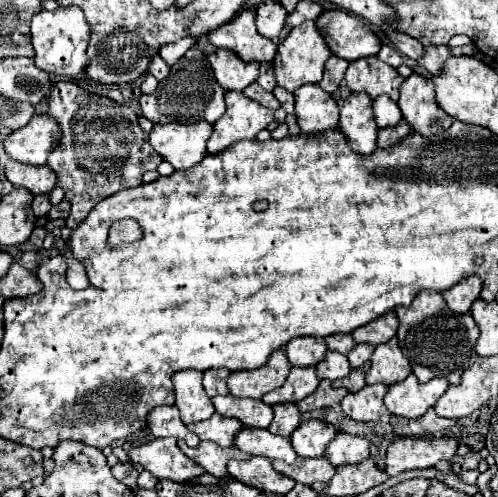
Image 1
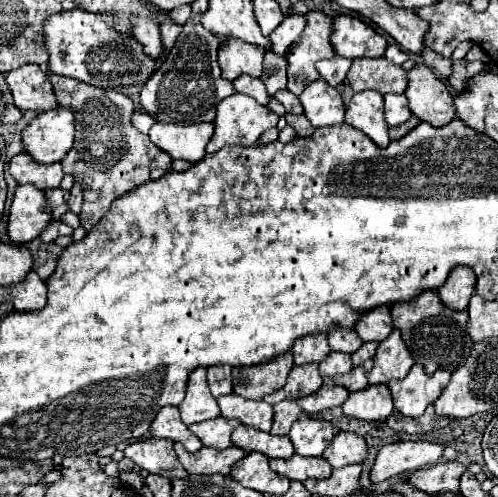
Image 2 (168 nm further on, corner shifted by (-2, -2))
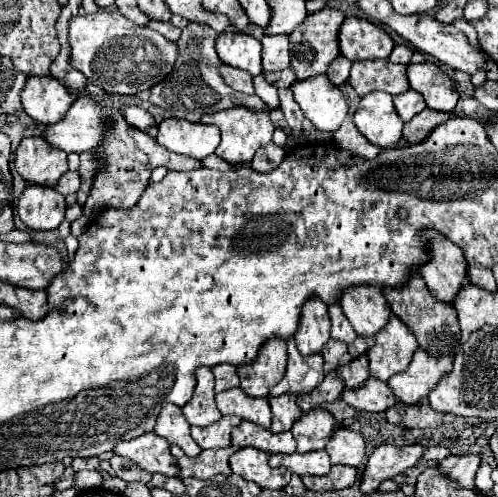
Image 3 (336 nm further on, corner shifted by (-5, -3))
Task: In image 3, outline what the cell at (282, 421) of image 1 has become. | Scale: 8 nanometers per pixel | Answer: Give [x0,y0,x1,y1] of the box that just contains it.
[269,393,303,433]

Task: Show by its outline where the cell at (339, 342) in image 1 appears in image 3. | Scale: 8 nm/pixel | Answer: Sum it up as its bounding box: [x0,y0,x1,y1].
[329,305,357,343]

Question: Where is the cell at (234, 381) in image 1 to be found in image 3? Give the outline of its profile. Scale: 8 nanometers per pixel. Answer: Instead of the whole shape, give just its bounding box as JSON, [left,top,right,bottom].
[239,339,287,397]

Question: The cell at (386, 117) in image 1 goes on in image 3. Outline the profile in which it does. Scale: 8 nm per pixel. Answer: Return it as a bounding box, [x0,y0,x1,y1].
[393,89,425,123]

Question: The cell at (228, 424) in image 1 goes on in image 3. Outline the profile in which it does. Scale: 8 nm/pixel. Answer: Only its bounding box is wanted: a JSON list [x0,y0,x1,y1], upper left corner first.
[191,415,243,449]

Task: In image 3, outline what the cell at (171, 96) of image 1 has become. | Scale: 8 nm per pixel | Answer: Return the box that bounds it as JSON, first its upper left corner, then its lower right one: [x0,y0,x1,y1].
[143,23,267,121]

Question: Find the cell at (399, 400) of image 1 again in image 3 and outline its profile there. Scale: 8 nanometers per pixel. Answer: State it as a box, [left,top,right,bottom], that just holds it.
[389,349,453,405]

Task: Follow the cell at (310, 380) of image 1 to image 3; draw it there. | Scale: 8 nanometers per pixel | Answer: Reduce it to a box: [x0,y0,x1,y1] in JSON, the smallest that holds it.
[269,337,325,397]

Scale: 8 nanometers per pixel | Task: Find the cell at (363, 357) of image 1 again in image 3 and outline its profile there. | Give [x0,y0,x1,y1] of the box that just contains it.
[349,337,373,359]

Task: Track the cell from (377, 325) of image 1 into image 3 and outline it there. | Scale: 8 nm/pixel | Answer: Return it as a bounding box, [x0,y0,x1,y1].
[339,287,391,337]

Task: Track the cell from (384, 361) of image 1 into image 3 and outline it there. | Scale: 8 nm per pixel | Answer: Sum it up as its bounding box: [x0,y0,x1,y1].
[367,315,419,381]

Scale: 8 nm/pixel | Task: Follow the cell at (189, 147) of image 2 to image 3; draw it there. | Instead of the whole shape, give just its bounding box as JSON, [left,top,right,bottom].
[157,119,219,159]

